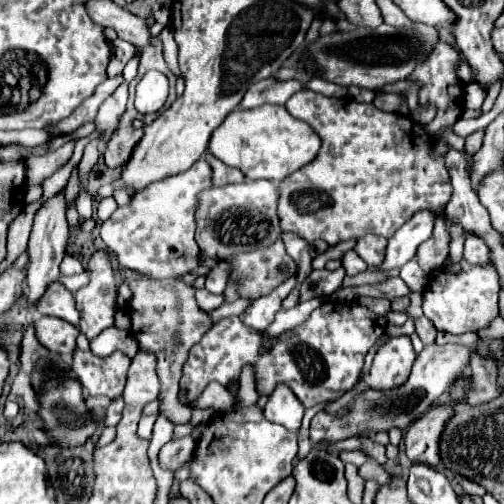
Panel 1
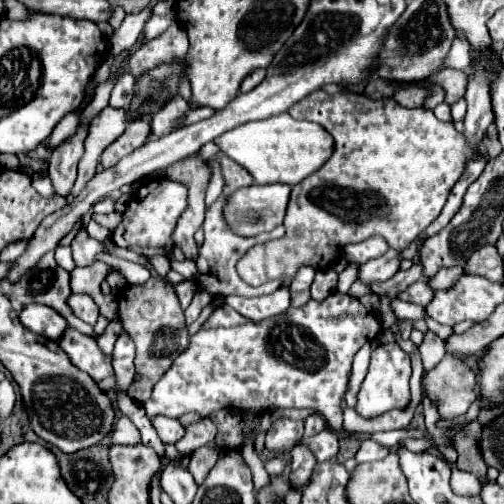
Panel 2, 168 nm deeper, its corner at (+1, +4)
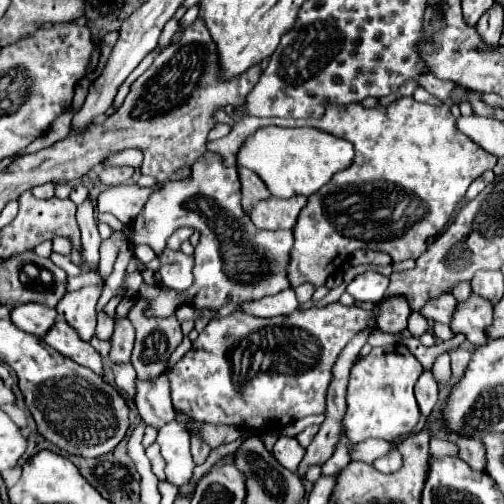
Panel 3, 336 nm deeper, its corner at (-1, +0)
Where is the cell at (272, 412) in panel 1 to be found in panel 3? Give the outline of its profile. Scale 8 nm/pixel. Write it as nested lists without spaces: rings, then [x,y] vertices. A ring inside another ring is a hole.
[[[279,437],[273,447],[273,457],[287,469],[295,473],[301,457],[305,455],[305,449],[299,445],[295,437]]]

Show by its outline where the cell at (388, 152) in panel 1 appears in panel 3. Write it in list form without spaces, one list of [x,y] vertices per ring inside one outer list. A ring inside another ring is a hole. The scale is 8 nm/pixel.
[[[429,73],[421,75],[421,83],[427,83],[429,91],[441,91],[443,107],[431,107],[407,97],[387,107],[363,107],[357,103],[345,107],[325,105],[321,119],[293,121],[247,117],[245,121],[237,121],[227,137],[207,143],[209,151],[223,157],[225,167],[235,165],[233,155],[243,145],[245,137],[269,123],[283,127],[319,127],[353,143],[353,163],[335,173],[329,183],[313,193],[297,217],[297,225],[293,227],[295,243],[287,267],[287,279],[293,289],[301,283],[313,283],[315,287],[323,285],[333,269],[341,269],[347,257],[357,249],[385,251],[395,263],[417,259],[427,247],[427,237],[441,233],[451,221],[471,181],[495,167],[497,157],[489,155],[455,127],[455,117],[449,113],[453,103],[447,101],[455,83],[437,81],[437,77]]]

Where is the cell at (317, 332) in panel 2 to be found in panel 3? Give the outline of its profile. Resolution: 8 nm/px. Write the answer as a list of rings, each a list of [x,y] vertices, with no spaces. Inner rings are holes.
[[[341,303],[311,307],[307,311],[269,319],[249,317],[245,313],[231,313],[227,317],[211,319],[211,323],[193,341],[189,353],[185,353],[169,371],[173,407],[175,411],[185,413],[195,421],[261,431],[277,431],[287,423],[303,419],[307,415],[325,413],[327,389],[333,379],[331,369],[339,353],[357,333],[373,323],[375,319],[371,311],[365,311],[357,305],[345,307]]]

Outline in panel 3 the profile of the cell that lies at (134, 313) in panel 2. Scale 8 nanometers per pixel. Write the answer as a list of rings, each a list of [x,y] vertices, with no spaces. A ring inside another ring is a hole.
[[[137,297],[135,305],[129,311],[129,321],[135,327],[137,339],[135,339],[135,349],[133,349],[133,357],[131,357],[131,365],[137,371],[137,379],[141,381],[153,381],[155,377],[159,377],[161,373],[165,373],[167,369],[167,361],[171,357],[171,353],[177,349],[177,345],[183,339],[183,331],[181,331],[181,323],[177,319],[177,315],[169,315],[169,317],[147,317],[145,309],[149,307],[149,301],[145,297]]]

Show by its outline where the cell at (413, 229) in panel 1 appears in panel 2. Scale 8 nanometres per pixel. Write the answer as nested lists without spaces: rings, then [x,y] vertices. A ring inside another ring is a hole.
[[[389,249],[383,257],[379,259],[371,259],[363,265],[359,265],[359,281],[363,281],[367,287],[371,287],[371,283],[383,283],[387,279],[391,279],[397,271],[399,271],[399,253],[395,249]]]

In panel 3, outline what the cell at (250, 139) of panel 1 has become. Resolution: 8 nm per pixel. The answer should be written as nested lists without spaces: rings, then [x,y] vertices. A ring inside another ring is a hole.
[[[267,125],[249,135],[241,145],[241,149],[237,151],[237,163],[241,167],[255,171],[269,189],[269,193],[281,199],[293,195],[305,195],[305,197],[313,195],[337,171],[349,167],[351,159],[353,159],[353,145],[349,141],[313,127],[285,129],[277,125]]]

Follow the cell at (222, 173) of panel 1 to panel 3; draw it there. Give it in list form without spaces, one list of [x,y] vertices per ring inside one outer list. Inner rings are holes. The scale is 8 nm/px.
[[[239,167],[237,171],[239,171],[239,183],[241,183],[241,207],[249,213],[253,203],[271,197],[271,193],[267,191],[263,181],[253,171],[245,167]]]

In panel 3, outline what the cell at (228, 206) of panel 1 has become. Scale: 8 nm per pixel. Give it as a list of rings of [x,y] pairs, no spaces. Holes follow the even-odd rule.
[[[269,197],[257,201],[251,209],[251,221],[257,229],[293,229],[299,211],[307,203],[305,197]]]

